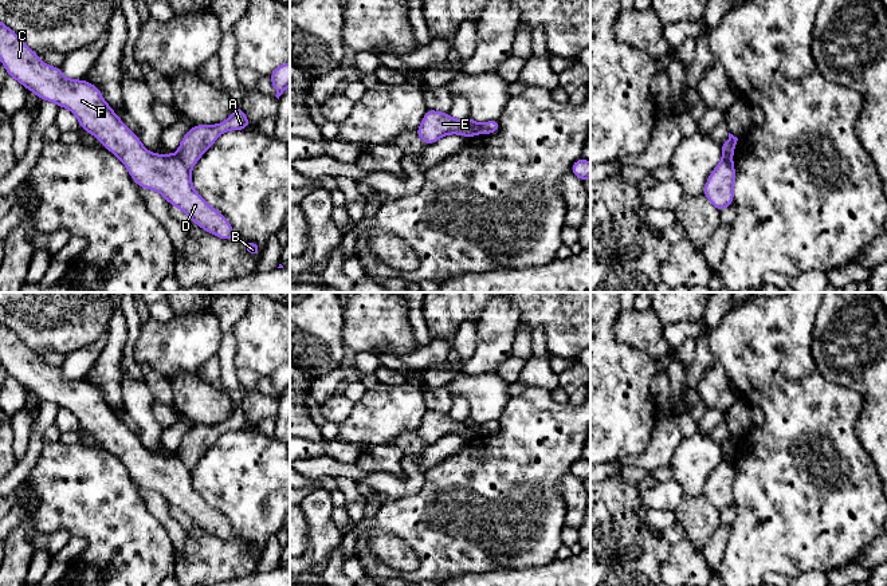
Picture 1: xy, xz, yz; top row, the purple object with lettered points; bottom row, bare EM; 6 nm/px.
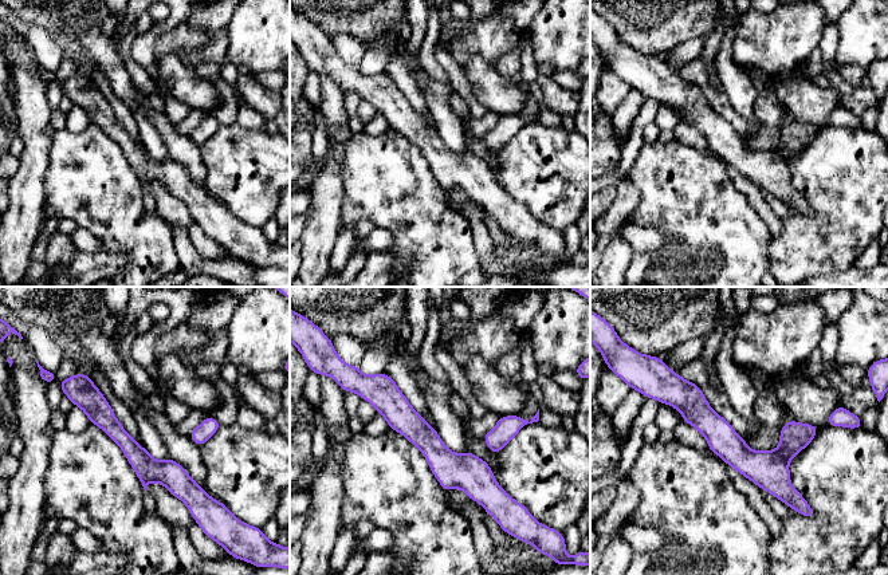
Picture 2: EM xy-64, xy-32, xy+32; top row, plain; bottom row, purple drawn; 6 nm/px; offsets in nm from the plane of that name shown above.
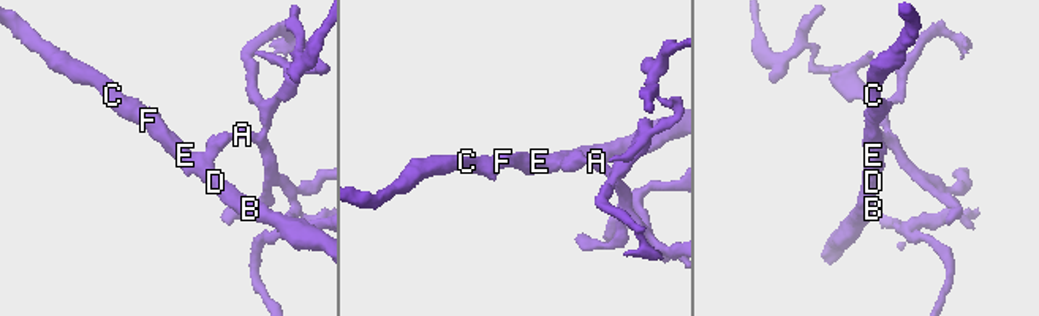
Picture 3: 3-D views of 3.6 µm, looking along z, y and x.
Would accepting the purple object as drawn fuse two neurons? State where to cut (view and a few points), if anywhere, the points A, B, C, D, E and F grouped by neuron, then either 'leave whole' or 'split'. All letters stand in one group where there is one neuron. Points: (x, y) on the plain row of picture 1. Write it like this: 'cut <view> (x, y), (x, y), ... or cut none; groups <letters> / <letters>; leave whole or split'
cut xy (177, 456), (189, 470); groups A / B C D E F; split

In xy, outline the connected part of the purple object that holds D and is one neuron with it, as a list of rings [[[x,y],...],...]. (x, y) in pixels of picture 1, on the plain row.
[[[1,322],[0,361],[9,377],[42,401],[68,409],[85,432],[93,434],[122,461],[138,487],[158,492],[205,532],[221,540],[236,538],[227,518],[195,491],[191,469],[178,456],[150,453],[113,412],[97,386],[83,379],[67,379],[60,367],[43,363],[38,354]]]

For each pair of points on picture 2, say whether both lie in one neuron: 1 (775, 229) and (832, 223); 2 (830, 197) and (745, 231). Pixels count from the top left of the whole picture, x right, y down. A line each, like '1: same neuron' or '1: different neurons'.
1: different neurons
2: different neurons

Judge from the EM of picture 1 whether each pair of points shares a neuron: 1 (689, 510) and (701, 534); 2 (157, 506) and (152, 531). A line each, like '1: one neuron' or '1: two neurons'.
1: one neuron
2: two neurons

